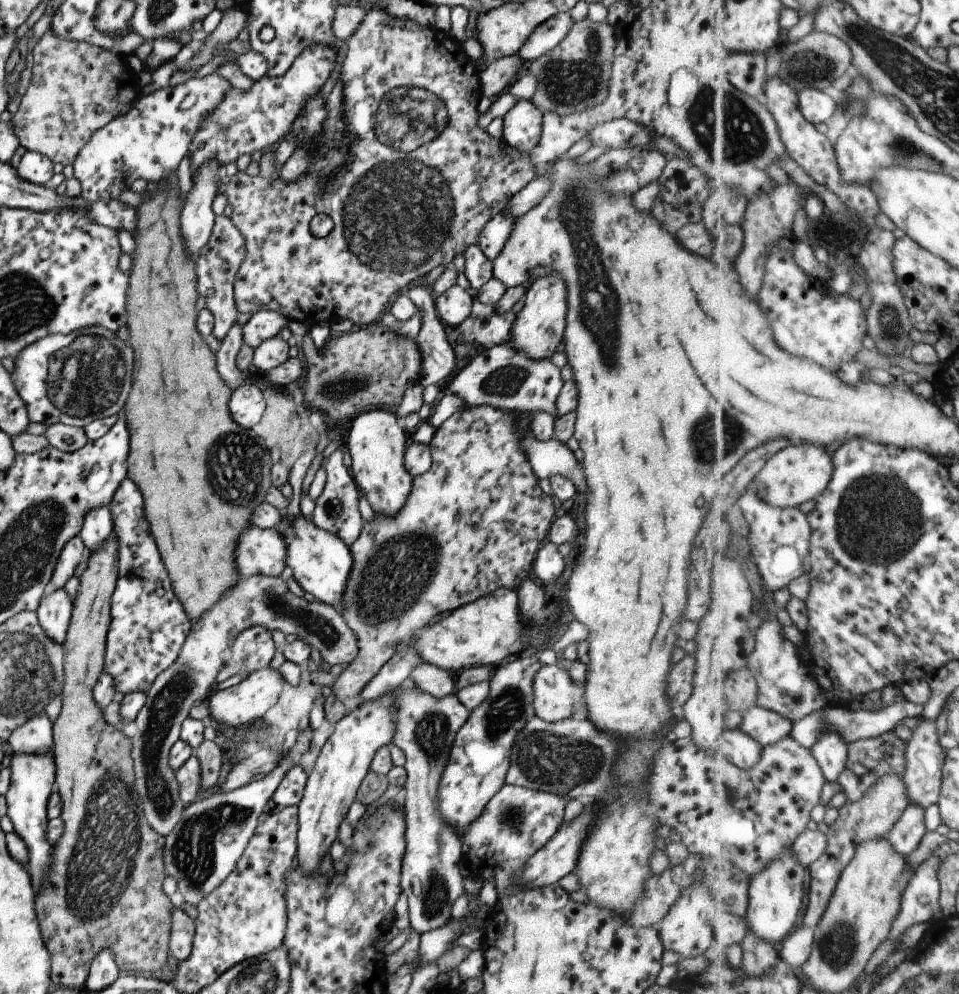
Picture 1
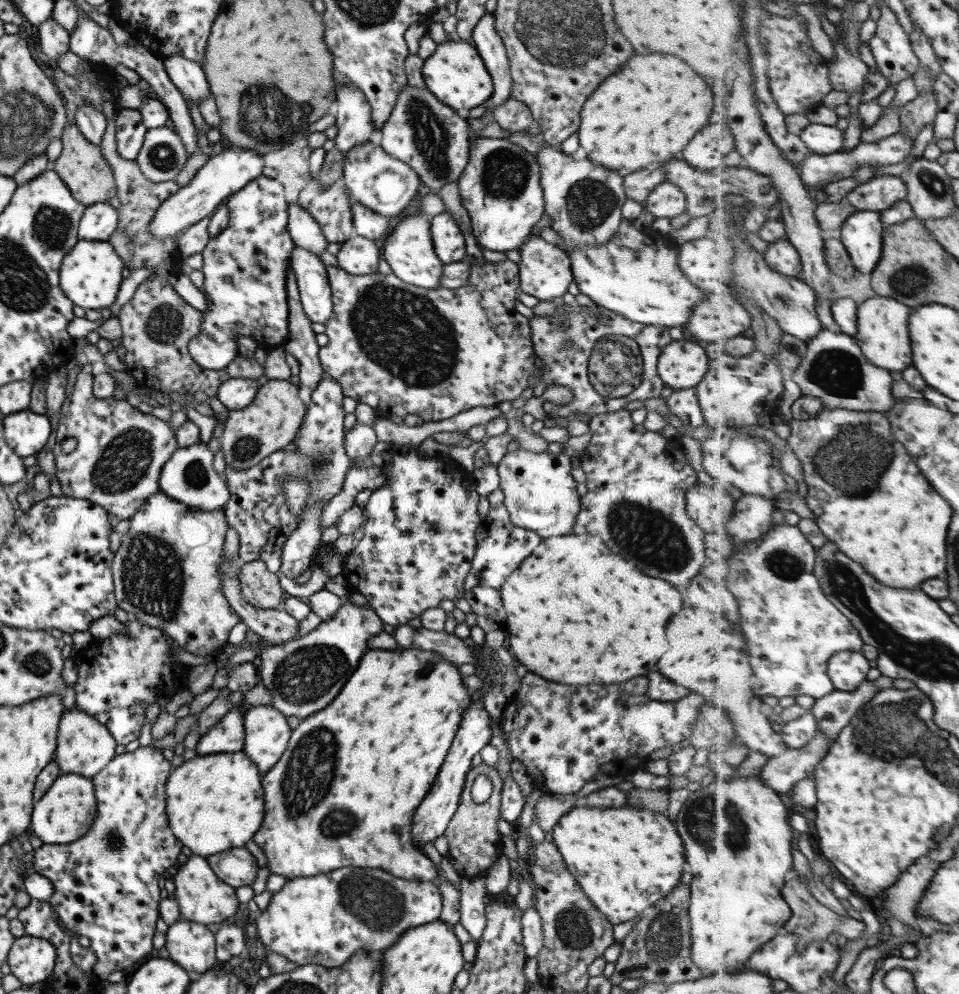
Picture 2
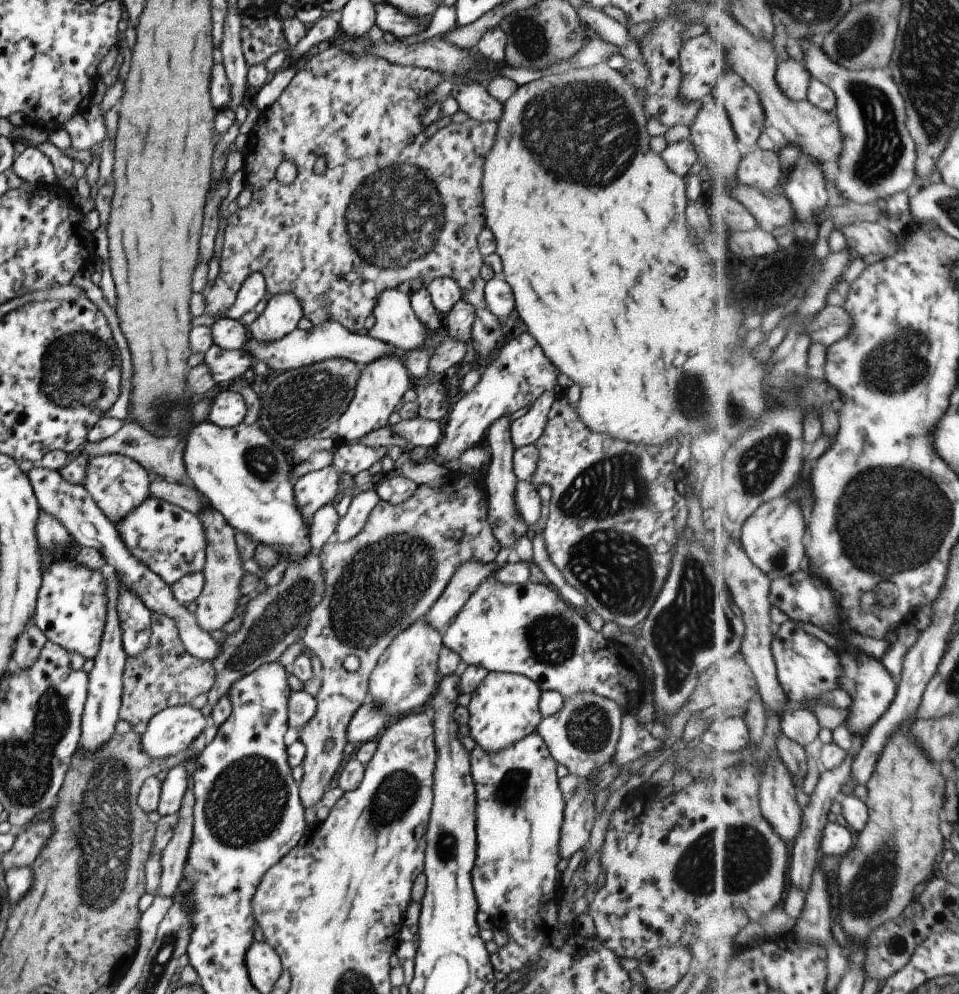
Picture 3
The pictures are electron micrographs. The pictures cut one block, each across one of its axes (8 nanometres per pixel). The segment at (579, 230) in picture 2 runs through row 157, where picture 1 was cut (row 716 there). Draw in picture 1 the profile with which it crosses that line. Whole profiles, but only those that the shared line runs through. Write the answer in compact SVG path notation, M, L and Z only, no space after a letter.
M541 664L533 678L533 712L535 716L548 723L570 718L577 711L585 710L583 704L583 683L571 682L569 674L558 664Z

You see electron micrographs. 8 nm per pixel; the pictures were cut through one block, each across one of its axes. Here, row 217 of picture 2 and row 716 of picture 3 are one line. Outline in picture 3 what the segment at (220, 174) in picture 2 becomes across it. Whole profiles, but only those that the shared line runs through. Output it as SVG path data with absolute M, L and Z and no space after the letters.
M188 705L164 708L146 723L139 735L139 748L147 758L165 758L183 752L210 724L199 709Z

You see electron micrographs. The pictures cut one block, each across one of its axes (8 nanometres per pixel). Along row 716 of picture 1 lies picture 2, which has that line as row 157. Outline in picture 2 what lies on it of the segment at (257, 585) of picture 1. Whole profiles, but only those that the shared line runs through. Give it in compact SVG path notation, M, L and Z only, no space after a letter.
M169 126L147 129L135 164L149 182L173 181L187 159L185 147Z

